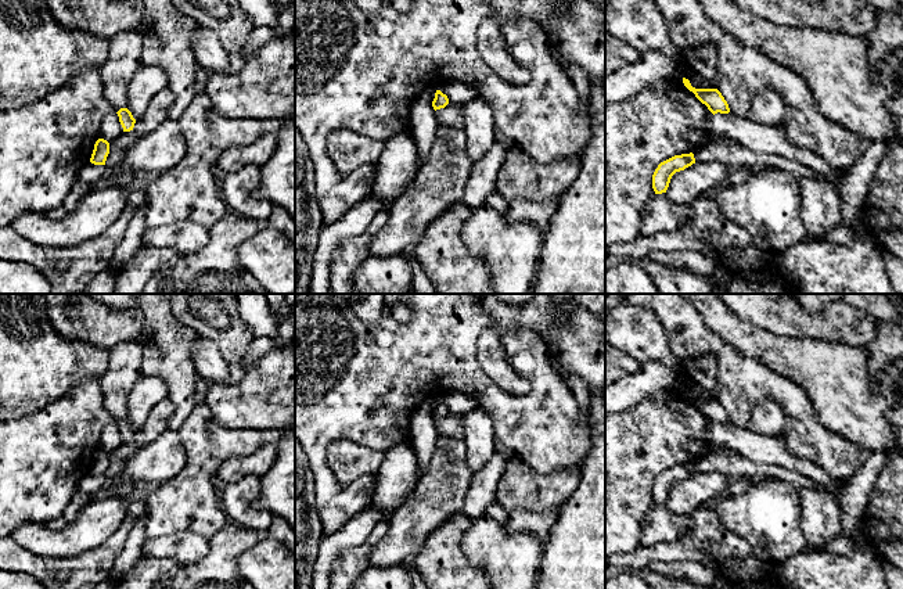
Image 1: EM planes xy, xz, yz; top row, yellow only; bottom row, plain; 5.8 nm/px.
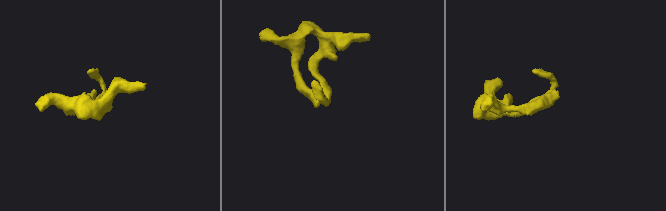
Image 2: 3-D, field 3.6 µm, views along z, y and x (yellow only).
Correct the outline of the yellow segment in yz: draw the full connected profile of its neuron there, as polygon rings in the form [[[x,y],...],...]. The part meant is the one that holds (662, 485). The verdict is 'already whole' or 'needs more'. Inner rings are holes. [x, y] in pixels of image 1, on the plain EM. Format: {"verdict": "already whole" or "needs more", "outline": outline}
{"verdict": "already whole", "outline": [[[692,463],[674,466],[661,473],[652,485],[652,499],[655,504],[666,503],[672,486],[676,482],[684,481],[692,474],[695,474],[695,468]]]}

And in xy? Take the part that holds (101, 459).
{"verdict": "already whole", "outline": [[[98,449],[94,455],[90,473],[94,475],[105,475],[108,464],[109,464],[109,453],[104,449]]]}

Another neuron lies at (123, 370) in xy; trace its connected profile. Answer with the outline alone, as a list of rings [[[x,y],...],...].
[[[126,341],[109,349],[105,374],[100,378],[104,406],[111,420],[127,419],[127,396],[143,376],[143,345],[140,341]]]

